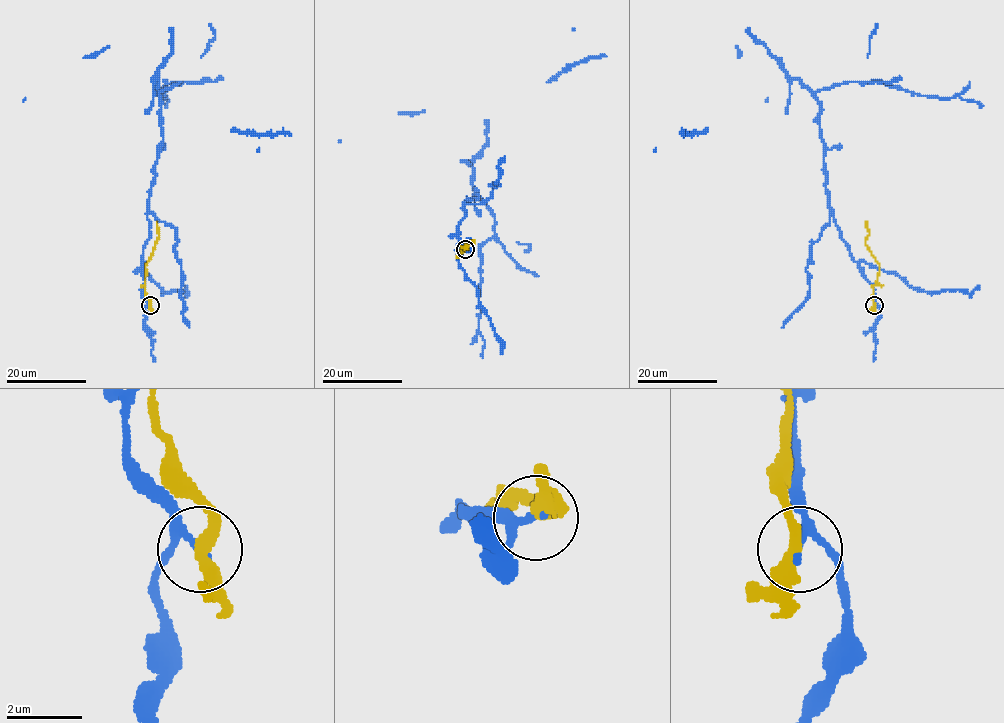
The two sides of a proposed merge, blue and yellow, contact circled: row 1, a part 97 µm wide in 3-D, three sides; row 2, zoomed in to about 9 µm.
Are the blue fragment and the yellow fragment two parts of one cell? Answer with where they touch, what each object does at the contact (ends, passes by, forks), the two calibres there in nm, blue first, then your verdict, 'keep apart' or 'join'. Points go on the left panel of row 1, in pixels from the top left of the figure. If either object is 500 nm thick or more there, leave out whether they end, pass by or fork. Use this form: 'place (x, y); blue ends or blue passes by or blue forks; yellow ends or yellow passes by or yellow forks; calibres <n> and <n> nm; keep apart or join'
place (150, 305); blue passes by; yellow passes by; calibres 160 and 300 nm; keep apart

